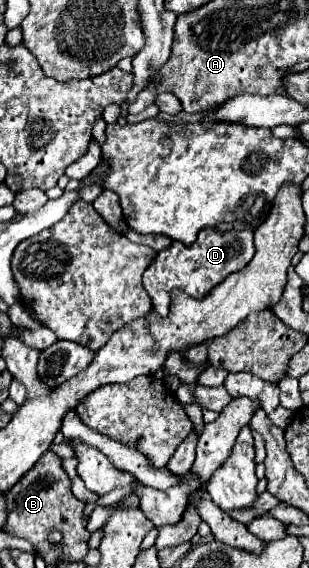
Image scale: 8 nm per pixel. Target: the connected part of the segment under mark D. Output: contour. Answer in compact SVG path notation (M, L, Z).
M204 228L198 234L198 240L192 246L184 246L182 242L172 242L168 250L158 252L154 262L144 272L144 290L150 294L154 310L160 316L168 316L170 302L172 302L172 290L182 290L188 296L200 300L206 294L210 294L226 276L242 270L248 266L248 262L254 256L254 244L252 244L252 230L232 230L226 234L216 232L214 228Z

